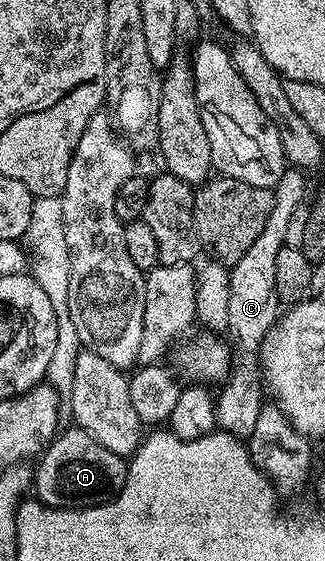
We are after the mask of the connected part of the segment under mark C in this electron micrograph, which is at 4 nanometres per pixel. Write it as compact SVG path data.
M287 167L286 172L280 174L280 182L276 182L272 190L274 193L272 214L268 214L268 222L264 222L264 230L260 230L256 242L252 242L251 248L244 253L244 258L240 258L240 262L229 265L228 268L230 281L228 282L228 322L225 331L230 332L229 339L237 355L233 357L230 375L217 389L219 392L216 392L214 402L214 423L221 431L239 438L250 437L264 403L264 381L258 351L264 338L274 329L274 323L280 315L280 301L274 289L276 254L280 254L280 250L286 247L288 221L292 219L292 214L296 214L303 207L302 199L306 196L305 179L307 180L307 177L301 168Z

